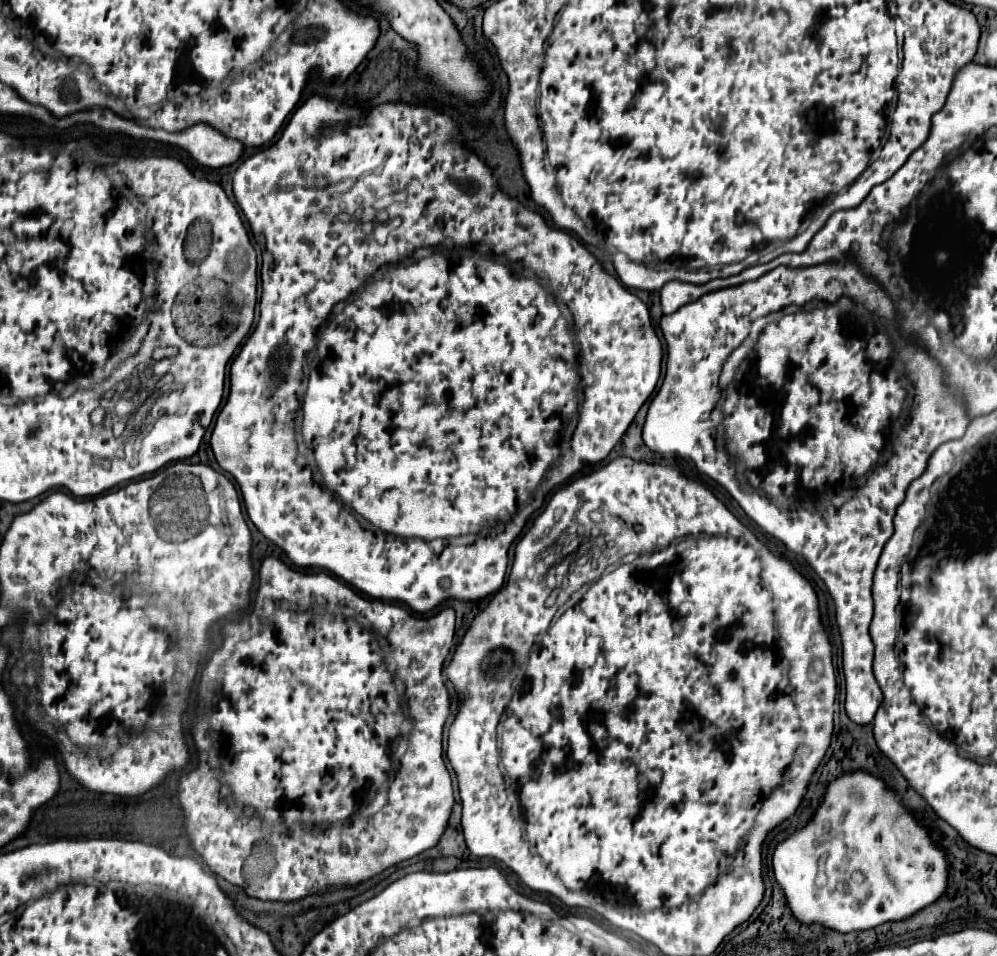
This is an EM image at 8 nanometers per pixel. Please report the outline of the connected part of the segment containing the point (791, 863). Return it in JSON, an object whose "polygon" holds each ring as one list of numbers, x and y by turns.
{"polygon":[[863,771,847,773,827,787,825,799,809,825,777,845,773,869,797,921,821,923,841,933,865,931,887,921,907,919,947,891,945,853,901,805,899,797,885,787,883,779]]}

